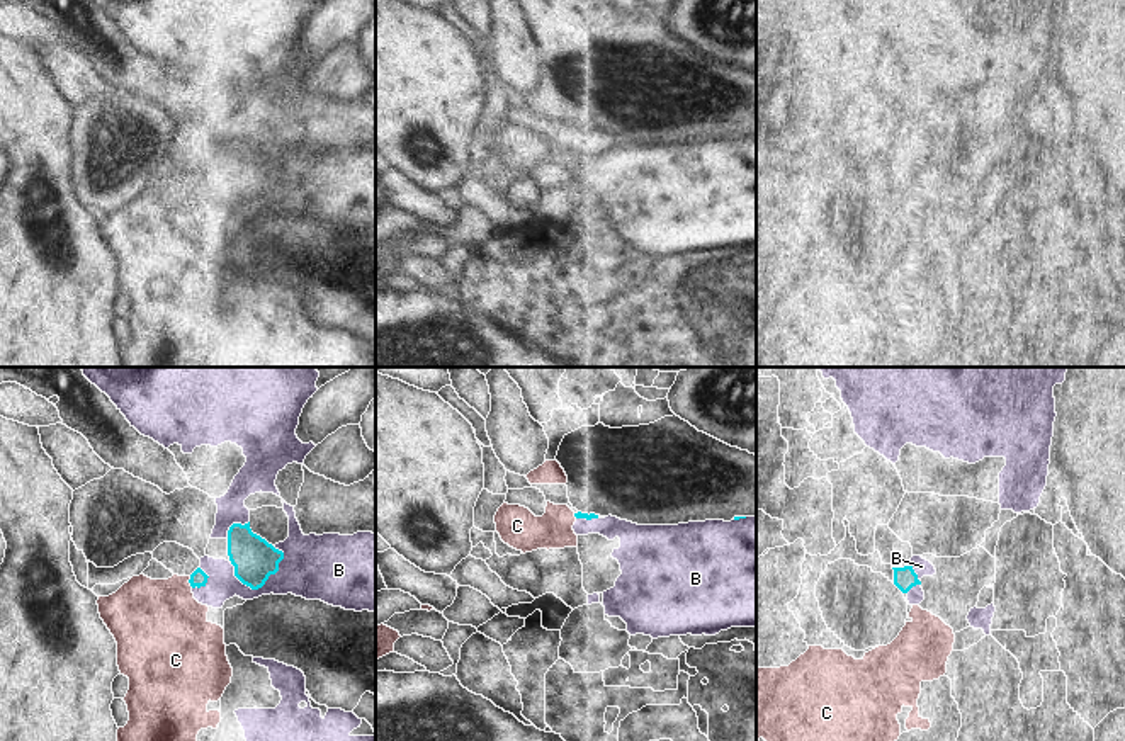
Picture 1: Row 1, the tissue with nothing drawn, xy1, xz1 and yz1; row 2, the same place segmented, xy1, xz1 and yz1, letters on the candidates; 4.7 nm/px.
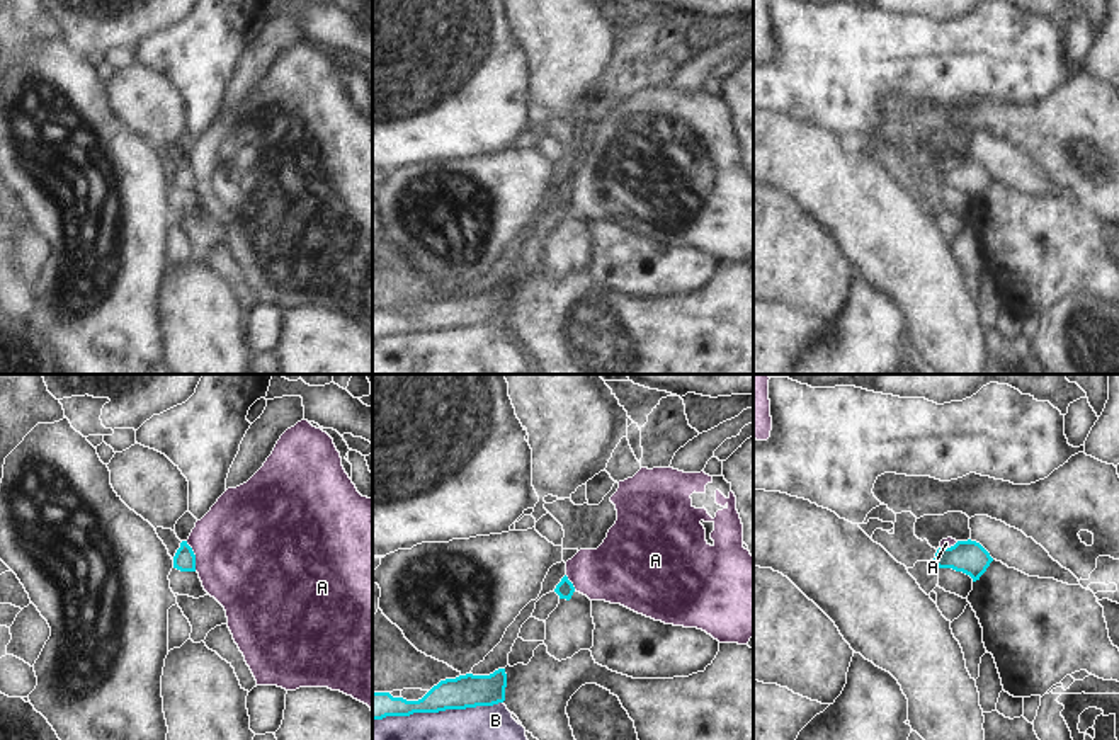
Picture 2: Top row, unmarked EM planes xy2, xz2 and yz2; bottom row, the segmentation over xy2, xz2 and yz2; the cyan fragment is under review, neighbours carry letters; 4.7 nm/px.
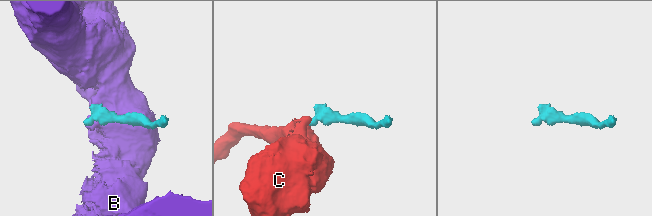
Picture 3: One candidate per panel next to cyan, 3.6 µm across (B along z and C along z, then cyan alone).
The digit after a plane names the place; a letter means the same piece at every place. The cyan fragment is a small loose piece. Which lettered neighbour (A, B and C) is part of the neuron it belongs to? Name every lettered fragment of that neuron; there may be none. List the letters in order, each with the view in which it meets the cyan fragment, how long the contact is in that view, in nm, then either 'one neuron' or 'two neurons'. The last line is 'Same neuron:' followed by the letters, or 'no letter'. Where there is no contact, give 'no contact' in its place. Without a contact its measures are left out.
A: xy2 | 150 nm | two neurons
B: xz2 | 600 nm | two neurons
C: xy1 | 60 nm | one neuron
Same neuron: C

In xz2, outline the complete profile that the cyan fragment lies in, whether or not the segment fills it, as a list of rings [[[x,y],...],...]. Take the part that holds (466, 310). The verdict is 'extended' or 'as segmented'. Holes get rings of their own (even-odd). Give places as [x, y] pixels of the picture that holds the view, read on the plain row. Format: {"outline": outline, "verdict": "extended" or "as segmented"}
{"outline": [[[498,287],[490,294],[466,293],[440,299],[418,320],[393,316],[389,311],[372,311],[372,340],[386,335],[493,325],[505,320],[505,306],[505,287]]], "verdict": "as segmented"}

